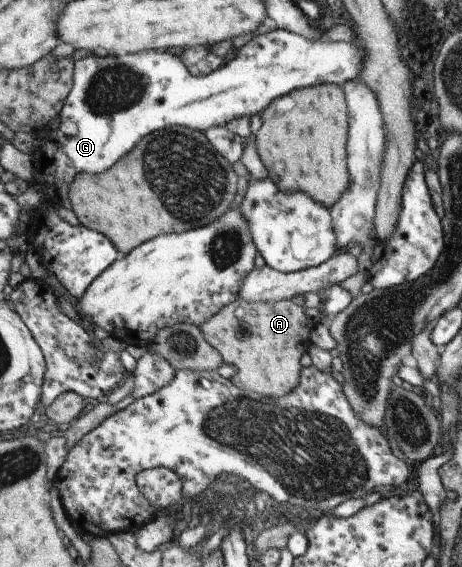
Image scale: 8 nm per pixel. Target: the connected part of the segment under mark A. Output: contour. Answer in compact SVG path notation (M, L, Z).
M233 300L199 326L203 340L217 350L223 364L235 368L229 382L245 392L265 397L281 397L293 391L303 369L299 360L309 348L311 324L305 310L289 301L245 302Z

